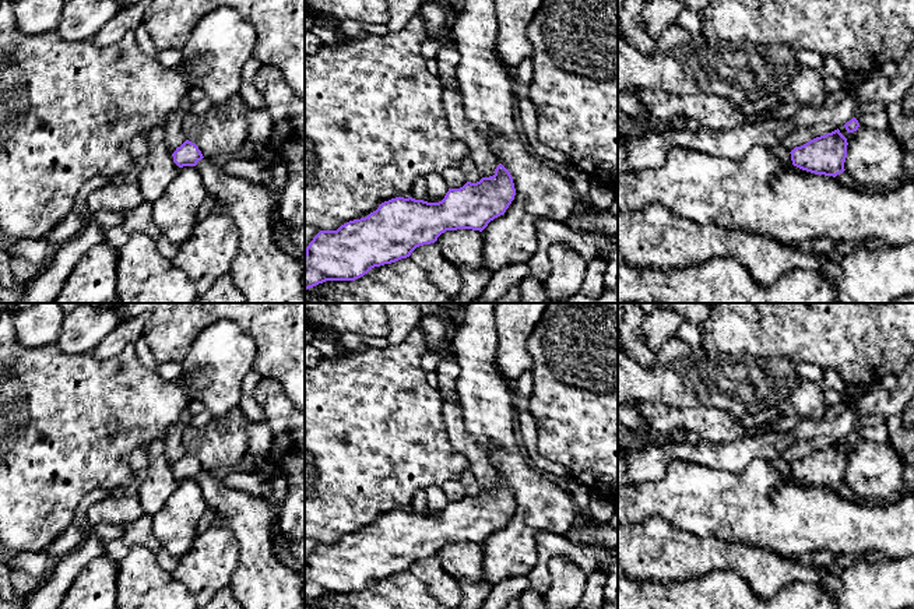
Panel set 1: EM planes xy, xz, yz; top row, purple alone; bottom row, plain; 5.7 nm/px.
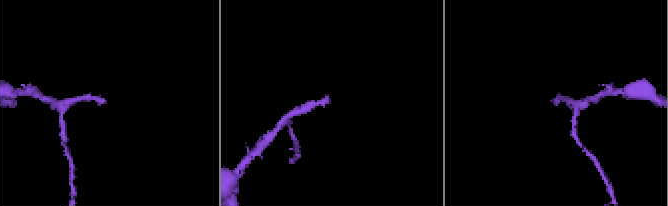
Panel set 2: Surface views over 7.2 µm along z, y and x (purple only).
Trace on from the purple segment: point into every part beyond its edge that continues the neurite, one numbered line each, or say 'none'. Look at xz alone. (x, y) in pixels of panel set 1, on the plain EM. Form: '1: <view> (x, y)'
none

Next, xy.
1: xy (260, 581)

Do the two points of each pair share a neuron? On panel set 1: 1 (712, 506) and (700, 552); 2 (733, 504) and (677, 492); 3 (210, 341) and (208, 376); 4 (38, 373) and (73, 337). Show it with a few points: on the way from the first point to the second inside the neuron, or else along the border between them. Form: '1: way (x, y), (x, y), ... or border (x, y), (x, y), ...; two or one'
1: border (674, 525), (700, 537), (720, 537), (737, 542); two
2: way (719, 503), (691, 497); one
3: way (210, 349), (210, 368); one
4: border (56, 342), (70, 354), (91, 351); two

